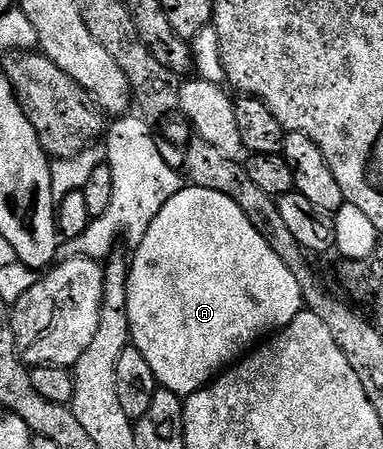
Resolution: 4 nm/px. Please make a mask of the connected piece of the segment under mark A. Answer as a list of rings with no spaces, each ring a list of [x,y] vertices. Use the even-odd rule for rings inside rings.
[[[183,185],[160,208],[133,254],[134,259],[128,262],[130,279],[126,285],[132,345],[144,352],[144,360],[152,367],[159,387],[179,396],[189,396],[210,385],[251,347],[283,330],[304,309],[296,276],[272,252],[266,236],[228,196],[208,188]]]

